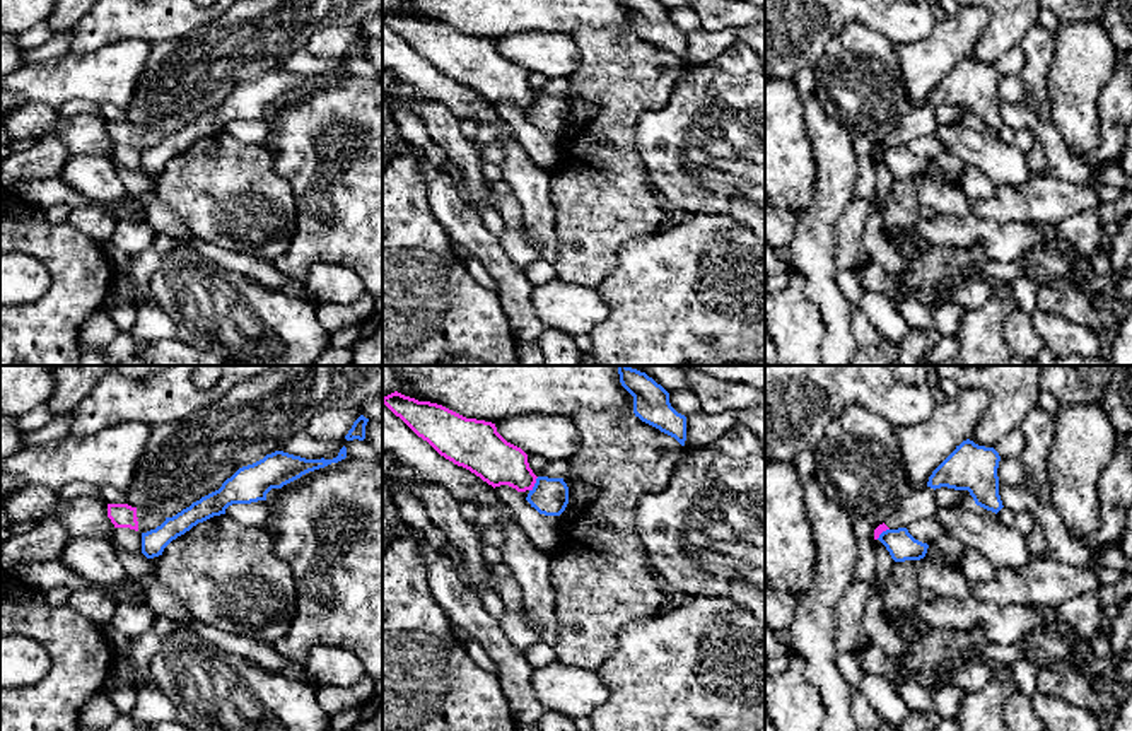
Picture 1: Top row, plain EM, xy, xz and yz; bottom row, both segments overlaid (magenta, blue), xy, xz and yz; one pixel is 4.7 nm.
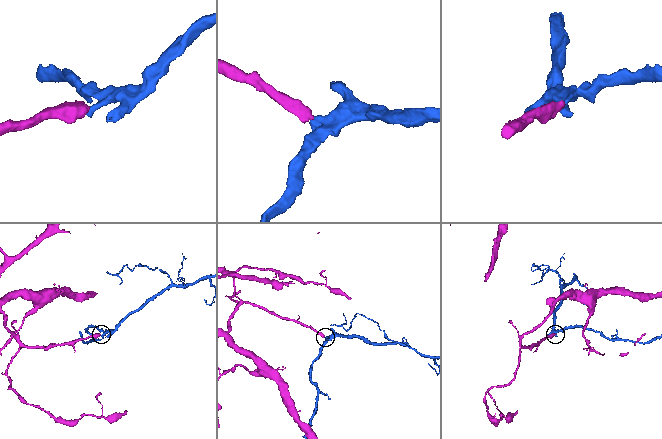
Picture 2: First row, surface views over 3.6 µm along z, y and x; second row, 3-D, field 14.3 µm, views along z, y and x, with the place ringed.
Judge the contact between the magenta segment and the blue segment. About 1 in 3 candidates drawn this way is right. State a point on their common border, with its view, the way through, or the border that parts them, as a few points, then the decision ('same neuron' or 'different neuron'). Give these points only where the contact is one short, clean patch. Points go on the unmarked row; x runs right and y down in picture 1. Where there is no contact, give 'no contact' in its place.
meets magenta in xz at (535, 99); border along xz (538, 94), (530, 108); different neuron

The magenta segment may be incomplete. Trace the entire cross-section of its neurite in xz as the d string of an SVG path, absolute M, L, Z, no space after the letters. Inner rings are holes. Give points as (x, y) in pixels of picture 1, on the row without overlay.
M398 9L382 20L441 73L480 94L488 102L533 108L536 92L528 72L507 60L495 41L466 36L442 22L418 19Z

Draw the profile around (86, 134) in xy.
M89 111L73 118L58 116L56 123L43 132L36 142L48 137L61 138L70 155L96 154L111 157L114 149L114 142L108 135L108 121L97 111Z

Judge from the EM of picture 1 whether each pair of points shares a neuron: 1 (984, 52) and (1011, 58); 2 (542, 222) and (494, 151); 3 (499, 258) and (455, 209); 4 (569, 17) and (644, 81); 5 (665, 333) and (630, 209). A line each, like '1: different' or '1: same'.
1: different
2: different
3: same
4: different
5: different

